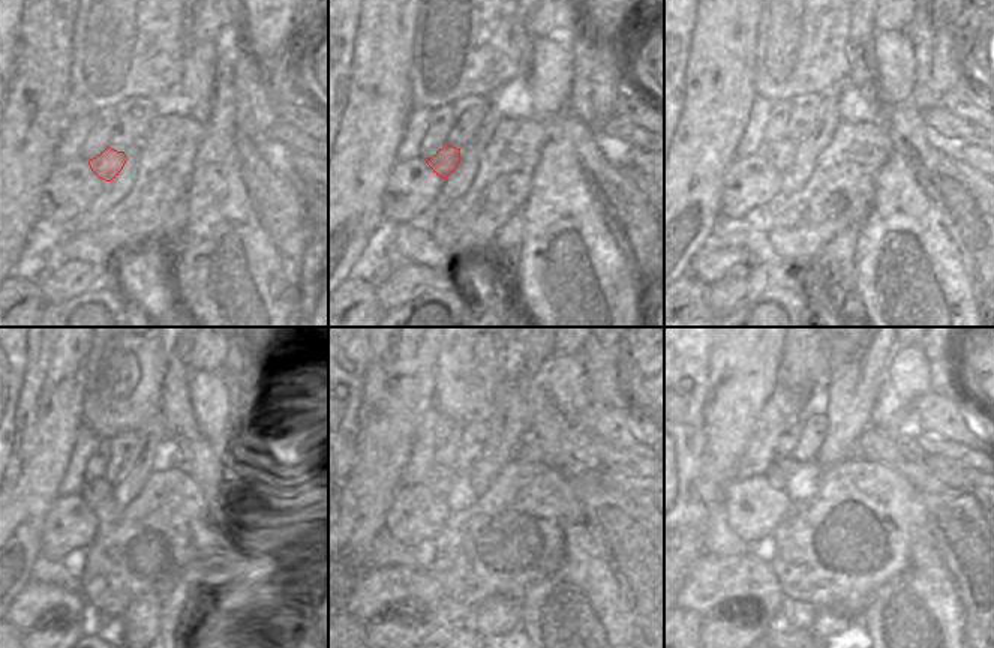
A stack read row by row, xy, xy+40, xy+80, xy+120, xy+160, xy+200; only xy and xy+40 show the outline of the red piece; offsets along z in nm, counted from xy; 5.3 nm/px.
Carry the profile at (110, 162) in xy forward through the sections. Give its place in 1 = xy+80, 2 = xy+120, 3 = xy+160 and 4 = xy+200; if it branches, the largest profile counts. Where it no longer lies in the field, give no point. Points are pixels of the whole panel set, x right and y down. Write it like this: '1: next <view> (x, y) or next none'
1: next xy+80 (780, 155)
2: next xy+120 (98, 491)
3: next xy+160 (440, 480)
4: next xy+200 (778, 473)

